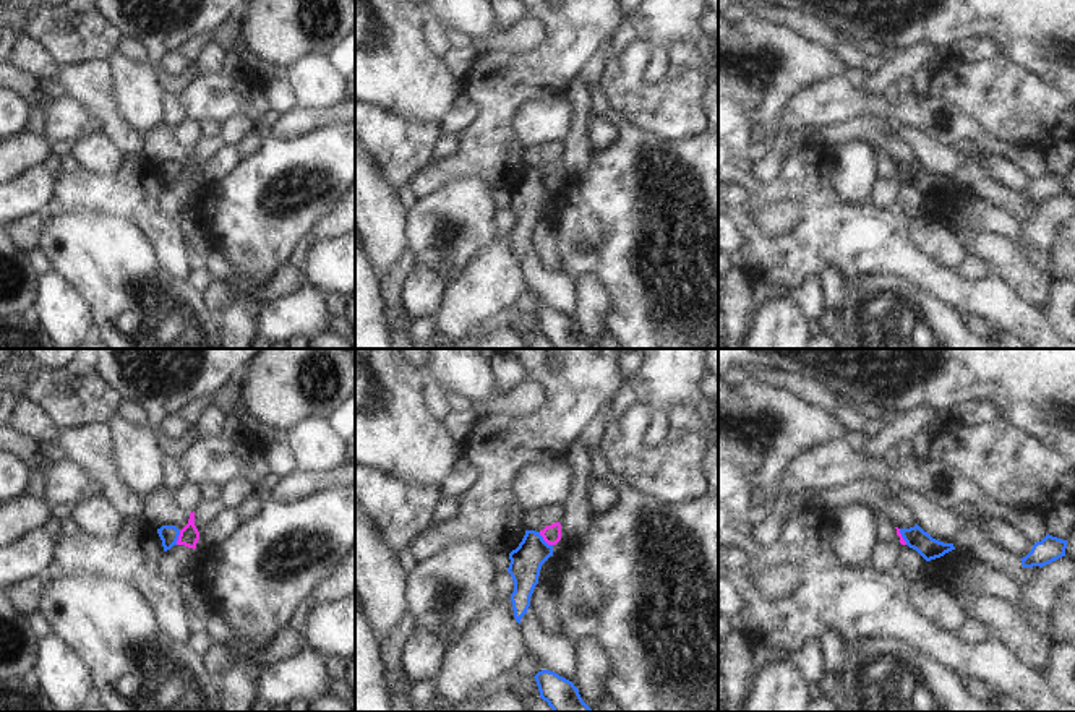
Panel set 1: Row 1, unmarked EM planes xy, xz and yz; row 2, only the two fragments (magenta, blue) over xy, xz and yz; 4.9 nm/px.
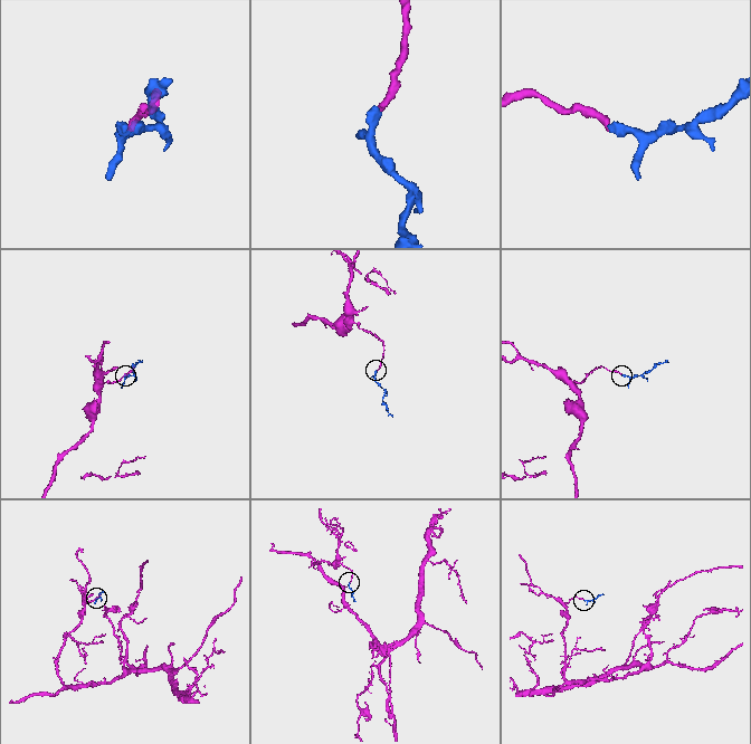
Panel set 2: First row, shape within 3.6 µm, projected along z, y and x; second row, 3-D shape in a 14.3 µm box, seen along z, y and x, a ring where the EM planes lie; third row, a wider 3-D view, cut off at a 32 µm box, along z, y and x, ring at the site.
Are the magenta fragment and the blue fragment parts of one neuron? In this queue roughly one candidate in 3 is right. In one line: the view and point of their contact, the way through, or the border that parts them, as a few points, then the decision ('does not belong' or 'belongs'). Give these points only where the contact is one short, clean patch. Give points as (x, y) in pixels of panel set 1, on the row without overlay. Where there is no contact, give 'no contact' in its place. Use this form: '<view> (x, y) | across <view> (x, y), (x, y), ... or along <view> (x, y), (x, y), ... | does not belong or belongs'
xz (545, 177) | along xz (539, 169), (552, 182) | does not belong

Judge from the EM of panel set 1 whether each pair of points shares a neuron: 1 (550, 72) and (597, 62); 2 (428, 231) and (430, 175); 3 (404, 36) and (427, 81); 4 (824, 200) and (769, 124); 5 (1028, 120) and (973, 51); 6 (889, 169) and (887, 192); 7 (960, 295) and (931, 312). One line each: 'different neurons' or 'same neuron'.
1: different neurons
2: different neurons
3: same neuron
4: different neurons
5: different neurons
6: same neuron
7: different neurons

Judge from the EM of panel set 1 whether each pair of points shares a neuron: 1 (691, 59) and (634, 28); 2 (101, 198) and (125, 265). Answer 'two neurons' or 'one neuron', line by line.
1: two neurons
2: two neurons

